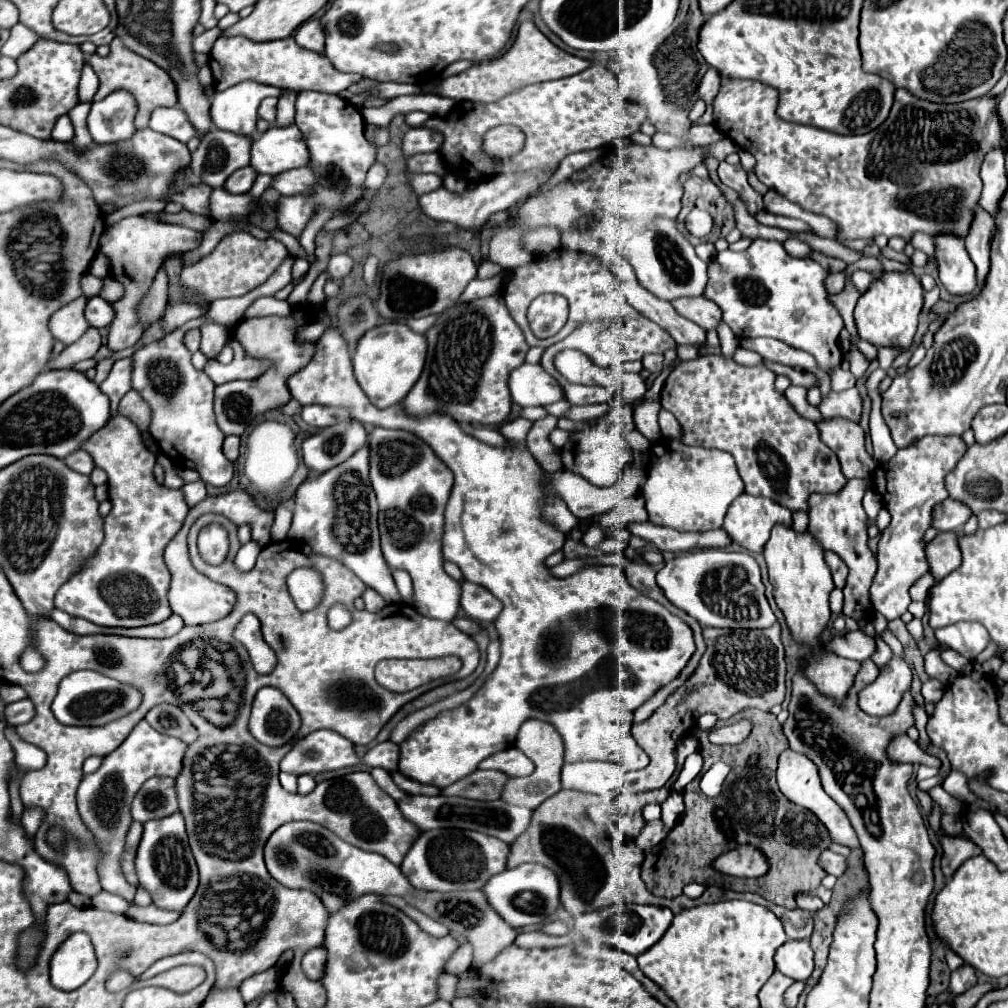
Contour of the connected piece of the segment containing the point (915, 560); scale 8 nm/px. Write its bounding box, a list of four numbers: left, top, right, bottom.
[869,435,967,619]

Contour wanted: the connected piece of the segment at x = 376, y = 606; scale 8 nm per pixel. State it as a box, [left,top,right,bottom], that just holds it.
[363,589,387,613]

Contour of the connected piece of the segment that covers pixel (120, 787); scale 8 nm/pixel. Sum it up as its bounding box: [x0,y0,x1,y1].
[77,719,187,901]

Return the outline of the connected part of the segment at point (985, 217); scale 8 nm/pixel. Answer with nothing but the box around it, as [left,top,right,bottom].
[965,205,995,289]

